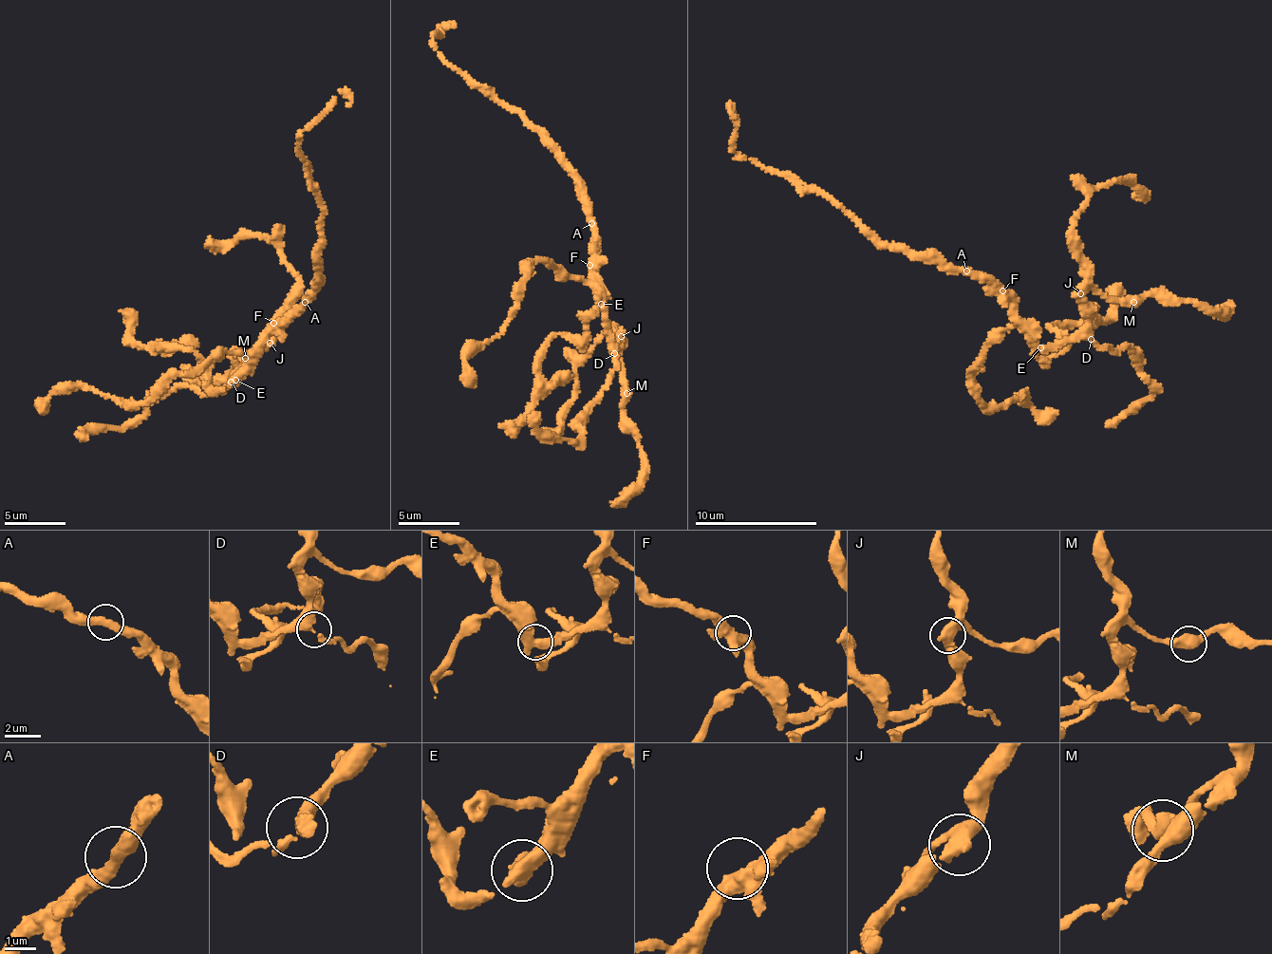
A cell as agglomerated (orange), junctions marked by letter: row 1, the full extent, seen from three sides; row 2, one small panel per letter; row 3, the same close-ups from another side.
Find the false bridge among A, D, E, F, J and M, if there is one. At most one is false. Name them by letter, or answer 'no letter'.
no letter

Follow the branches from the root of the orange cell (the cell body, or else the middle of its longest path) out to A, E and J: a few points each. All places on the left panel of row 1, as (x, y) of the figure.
A: (279, 327), (293, 312), (301, 309), (304, 303)
E: (279, 327), (267, 336), (252, 365), (234, 379)
J: (279, 327), (267, 336), (252, 369), (230, 383), (238, 368), (269, 344)

